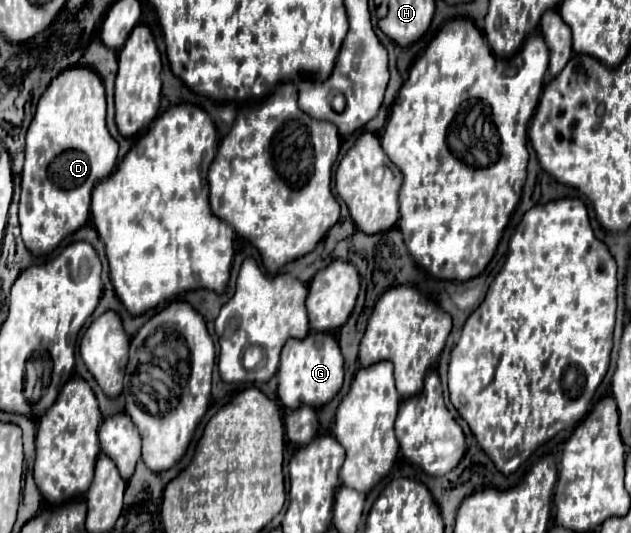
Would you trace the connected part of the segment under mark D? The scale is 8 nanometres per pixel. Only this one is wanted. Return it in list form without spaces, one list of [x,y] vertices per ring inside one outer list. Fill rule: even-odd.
[[[89,68],[61,72],[37,104],[27,132],[19,202],[21,238],[33,256],[49,254],[65,236],[87,224],[91,190],[115,170],[119,144],[105,126],[105,110],[103,82]]]

